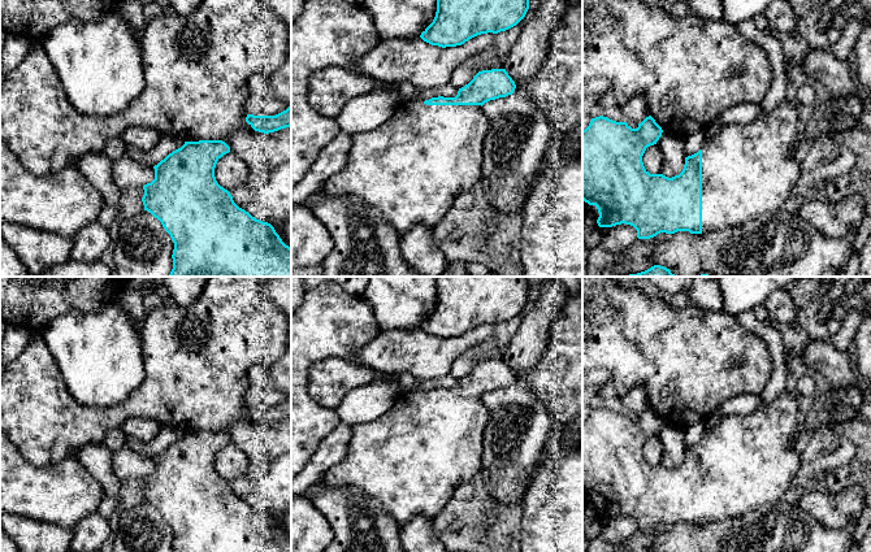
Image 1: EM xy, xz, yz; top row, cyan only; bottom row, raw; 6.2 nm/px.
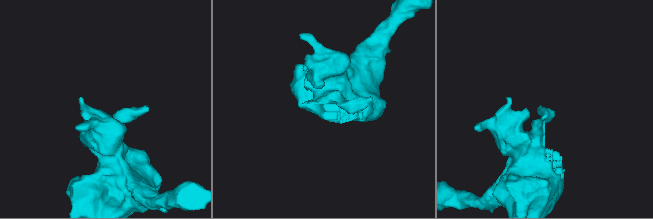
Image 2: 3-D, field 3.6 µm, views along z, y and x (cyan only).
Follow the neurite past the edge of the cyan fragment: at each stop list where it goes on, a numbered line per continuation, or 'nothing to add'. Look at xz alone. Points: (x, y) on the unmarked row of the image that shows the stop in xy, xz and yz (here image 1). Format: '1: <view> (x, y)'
1: xz (412, 459)

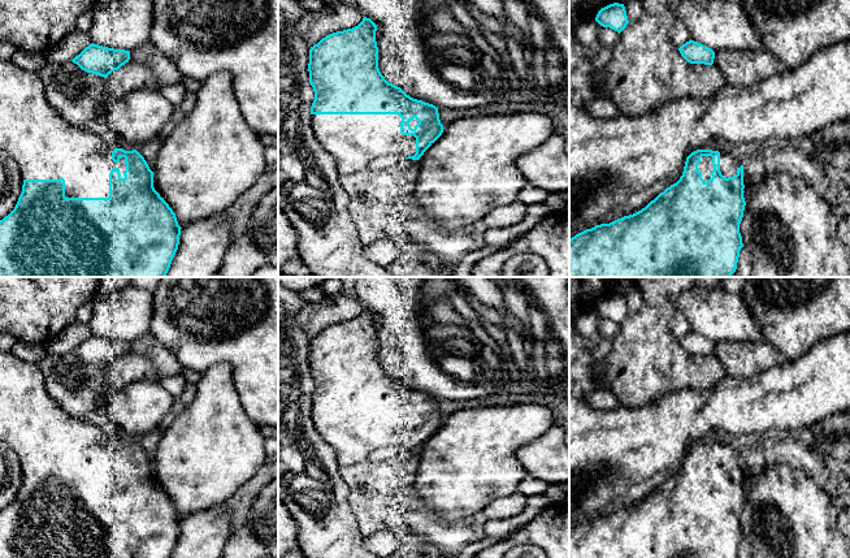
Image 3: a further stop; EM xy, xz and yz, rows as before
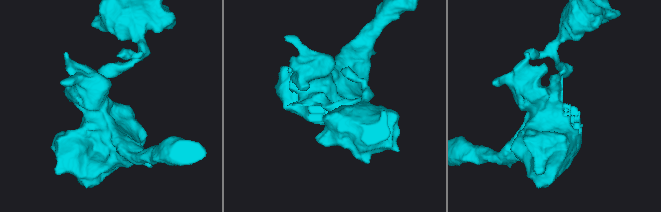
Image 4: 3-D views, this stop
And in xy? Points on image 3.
1: xy (44, 437)

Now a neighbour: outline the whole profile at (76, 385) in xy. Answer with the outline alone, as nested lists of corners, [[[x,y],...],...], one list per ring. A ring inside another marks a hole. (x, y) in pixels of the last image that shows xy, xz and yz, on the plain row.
[[[45,352],[35,362],[44,376],[51,397],[75,419],[86,420],[96,411],[99,394],[104,389],[105,369],[82,362],[73,352]]]

